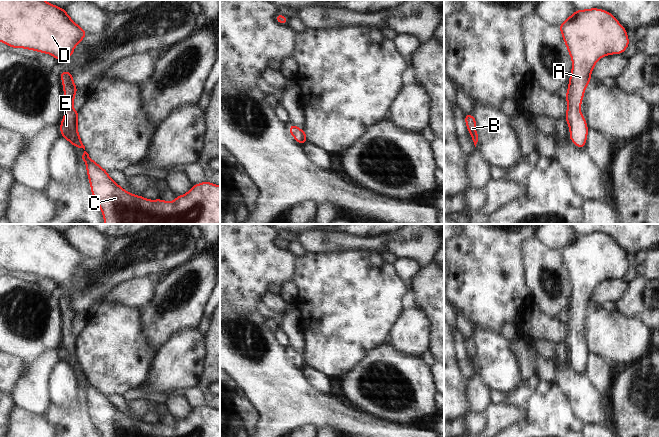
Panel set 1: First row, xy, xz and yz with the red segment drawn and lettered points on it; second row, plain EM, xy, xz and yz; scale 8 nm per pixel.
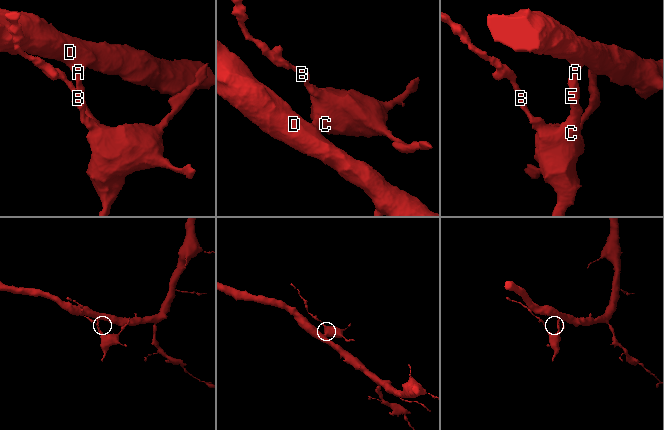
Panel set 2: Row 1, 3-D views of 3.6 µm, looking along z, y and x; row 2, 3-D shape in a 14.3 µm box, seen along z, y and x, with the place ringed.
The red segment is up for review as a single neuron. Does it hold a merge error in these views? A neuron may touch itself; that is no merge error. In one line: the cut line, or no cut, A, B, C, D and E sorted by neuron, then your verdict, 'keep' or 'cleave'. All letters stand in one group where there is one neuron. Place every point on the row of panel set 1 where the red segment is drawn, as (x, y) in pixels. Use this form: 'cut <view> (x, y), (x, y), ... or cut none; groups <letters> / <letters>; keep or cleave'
cut none; groups A B C D E; keep

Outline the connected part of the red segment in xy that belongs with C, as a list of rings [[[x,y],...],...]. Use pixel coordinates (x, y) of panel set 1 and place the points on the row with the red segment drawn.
[[[84,151],[82,155],[86,163],[87,175],[91,186],[91,193],[100,207],[105,224],[220,224],[220,186],[204,181],[193,184],[191,190],[184,195],[177,195],[174,202],[162,199],[148,200],[143,196],[131,194],[113,181],[108,172],[98,163],[94,162],[89,154]]]

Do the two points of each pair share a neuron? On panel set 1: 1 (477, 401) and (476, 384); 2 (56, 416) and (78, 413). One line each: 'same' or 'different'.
1: same
2: same

